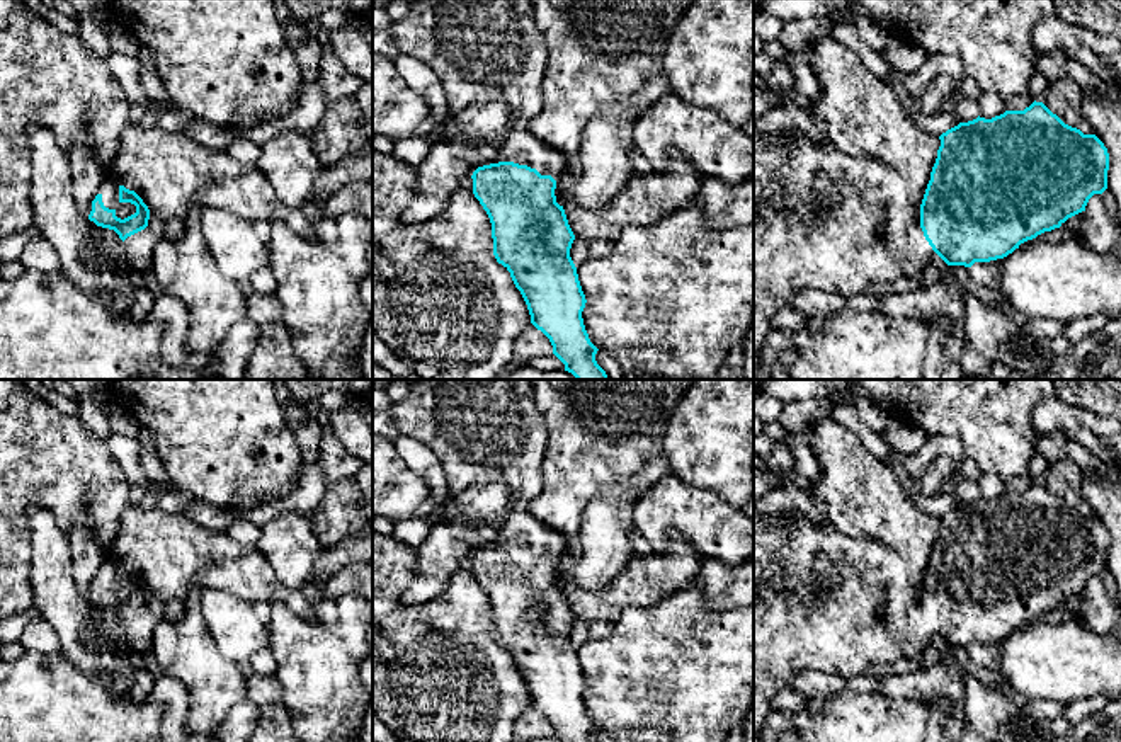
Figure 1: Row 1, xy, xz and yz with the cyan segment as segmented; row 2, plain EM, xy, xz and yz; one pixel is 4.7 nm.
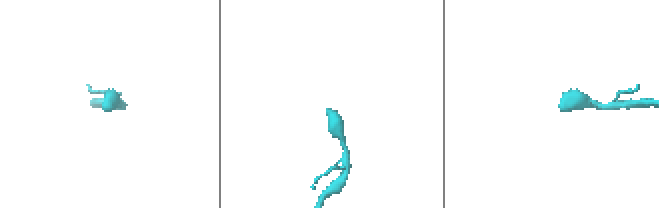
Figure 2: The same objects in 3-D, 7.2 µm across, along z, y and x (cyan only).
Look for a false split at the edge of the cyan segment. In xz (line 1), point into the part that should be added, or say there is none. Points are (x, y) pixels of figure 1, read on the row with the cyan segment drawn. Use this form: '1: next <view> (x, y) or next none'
1: next xz (482, 51)

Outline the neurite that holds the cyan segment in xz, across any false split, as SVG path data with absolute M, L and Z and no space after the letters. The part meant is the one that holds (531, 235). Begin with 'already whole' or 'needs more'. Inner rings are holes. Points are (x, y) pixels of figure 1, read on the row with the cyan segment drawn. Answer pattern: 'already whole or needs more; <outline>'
needs more; M415 0L390 32L400 54L425 63L439 77L449 114L483 102L509 107L512 131L498 148L497 162L478 167L471 175L473 194L492 223L493 255L510 272L531 323L549 339L565 371L577 380L609 380L595 361L599 349L583 325L587 300L570 257L575 235L555 196L556 182L566 175L566 162L526 129L543 111L543 78L549 56L532 0Z

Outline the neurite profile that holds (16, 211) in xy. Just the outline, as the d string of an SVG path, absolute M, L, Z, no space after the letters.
M22 5L10 15L9 26L0 29L0 238L34 225L27 126L48 128L66 153L75 145L87 148L104 170L131 126L129 107L105 60L78 36L60 32Z

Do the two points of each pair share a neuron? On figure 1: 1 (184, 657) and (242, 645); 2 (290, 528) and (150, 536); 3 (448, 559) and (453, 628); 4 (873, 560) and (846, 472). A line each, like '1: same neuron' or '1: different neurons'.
1: different neurons
2: different neurons
3: different neurons
4: different neurons

